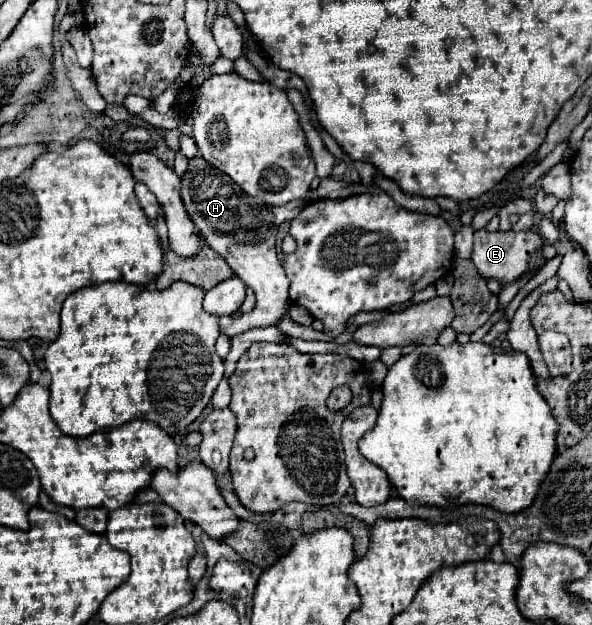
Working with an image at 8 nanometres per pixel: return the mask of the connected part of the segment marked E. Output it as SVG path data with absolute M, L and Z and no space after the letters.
M481 229L475 233L471 261L475 263L479 275L483 275L485 279L497 279L501 285L509 285L509 283L517 281L519 277L527 275L529 269L537 269L547 263L547 259L543 257L543 245L545 245L545 239L535 231L507 231L507 233L495 231L495 233L489 233L489 231Z

